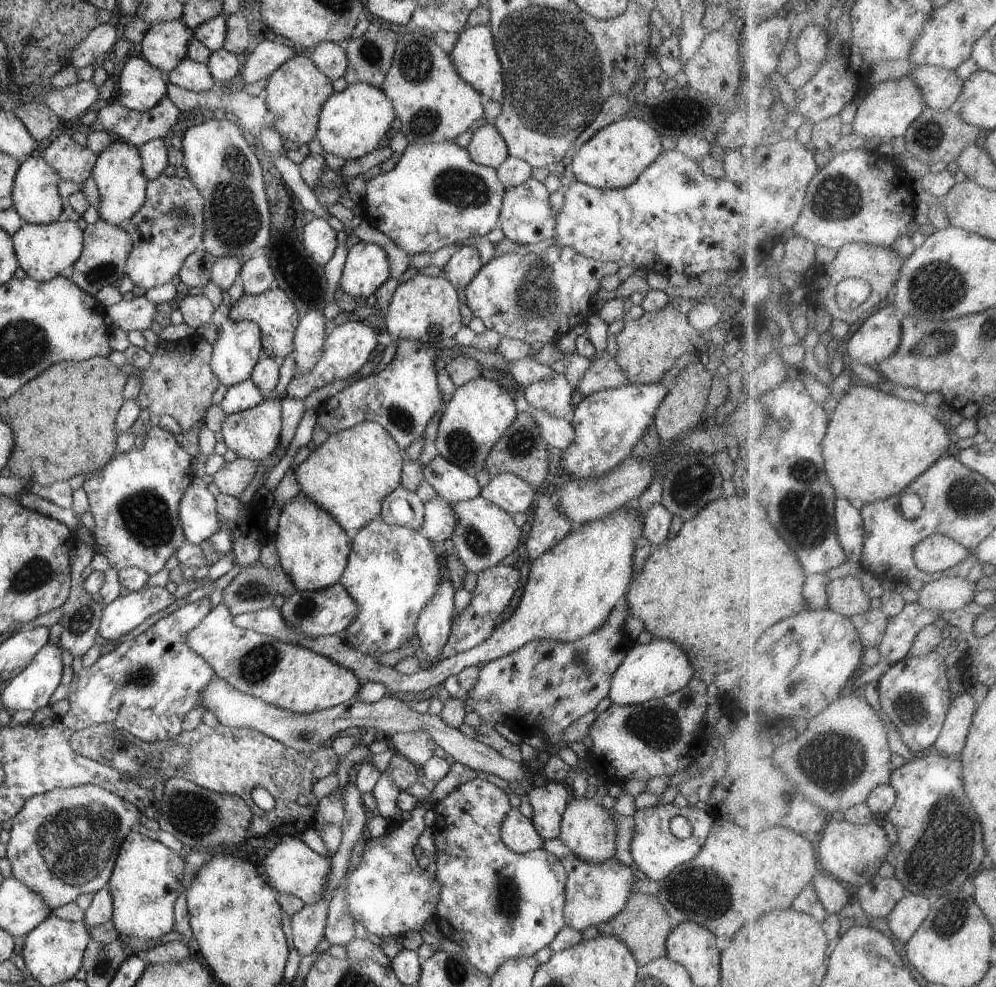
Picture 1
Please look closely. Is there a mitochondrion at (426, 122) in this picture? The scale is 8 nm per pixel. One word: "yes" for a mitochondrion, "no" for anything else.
yes

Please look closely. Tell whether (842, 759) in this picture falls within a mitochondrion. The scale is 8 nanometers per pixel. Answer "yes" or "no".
yes

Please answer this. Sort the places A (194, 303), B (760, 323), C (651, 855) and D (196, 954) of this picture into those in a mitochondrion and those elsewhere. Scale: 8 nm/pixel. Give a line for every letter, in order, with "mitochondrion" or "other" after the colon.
A: other
B: other
C: other
D: other

